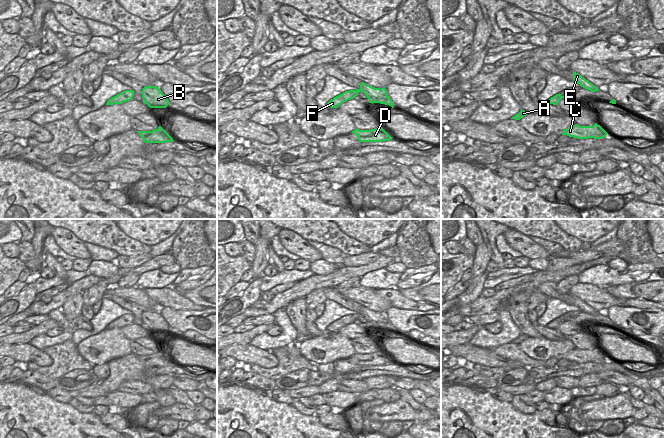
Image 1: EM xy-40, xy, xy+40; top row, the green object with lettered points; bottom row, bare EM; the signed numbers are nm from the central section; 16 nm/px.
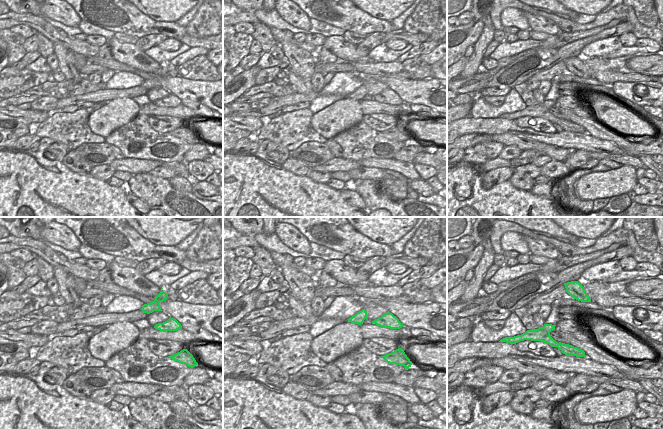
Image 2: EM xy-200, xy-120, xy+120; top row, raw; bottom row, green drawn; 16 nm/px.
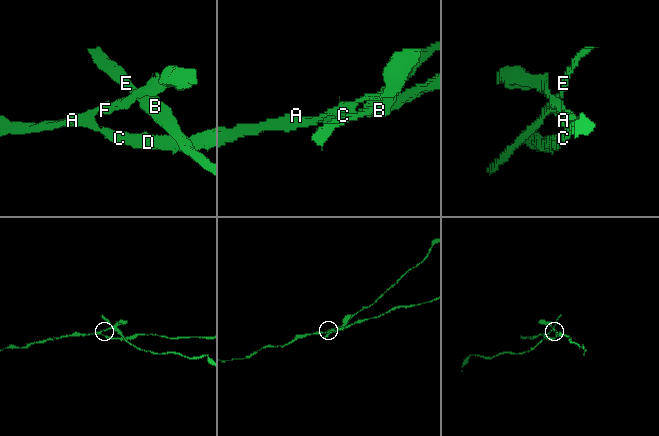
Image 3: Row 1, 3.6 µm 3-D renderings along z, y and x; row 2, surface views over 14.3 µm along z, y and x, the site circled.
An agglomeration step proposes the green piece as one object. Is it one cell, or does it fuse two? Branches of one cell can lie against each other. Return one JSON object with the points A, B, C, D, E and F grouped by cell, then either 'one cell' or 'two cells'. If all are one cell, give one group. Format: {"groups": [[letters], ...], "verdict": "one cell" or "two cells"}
{"groups": [["A", "C", "D", "F"], ["B", "E"]], "verdict": "two cells"}

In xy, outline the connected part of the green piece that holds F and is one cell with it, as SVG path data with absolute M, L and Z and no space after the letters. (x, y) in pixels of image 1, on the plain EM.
M356 313L356 314L350 314L350 315L345 315L342 318L334 321L331 323L328 327L327 330L331 332L338 332L342 327L354 323L356 320L358 320L358 317L362 315L361 313Z

